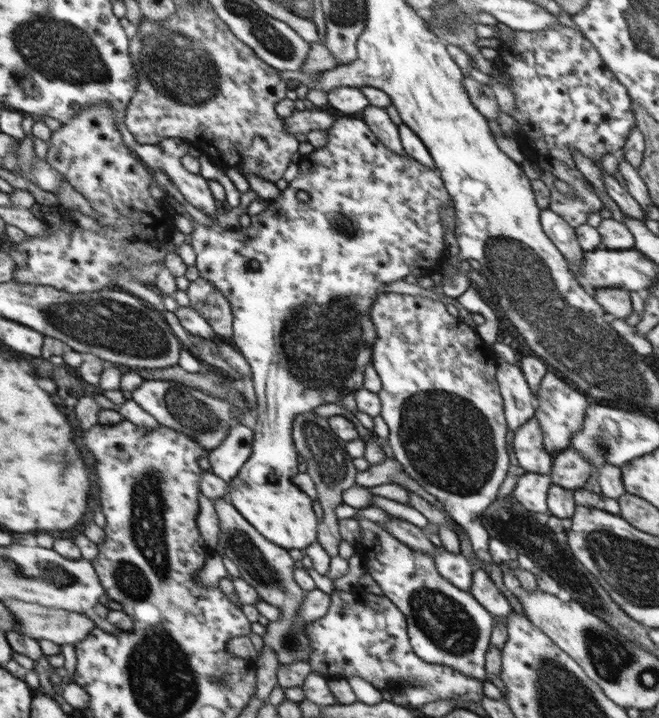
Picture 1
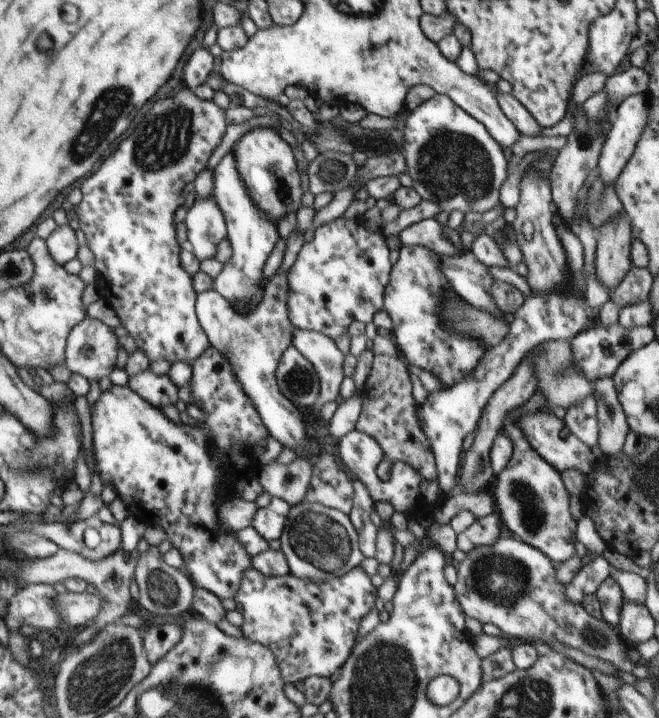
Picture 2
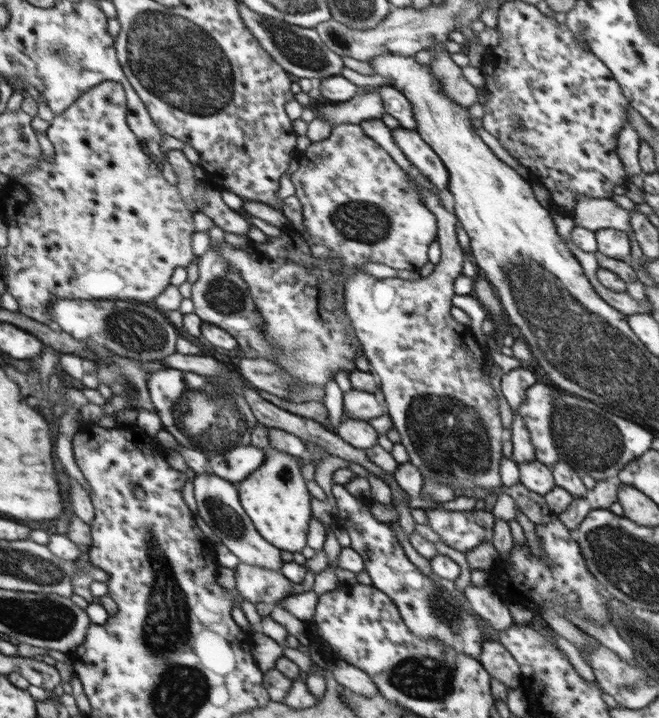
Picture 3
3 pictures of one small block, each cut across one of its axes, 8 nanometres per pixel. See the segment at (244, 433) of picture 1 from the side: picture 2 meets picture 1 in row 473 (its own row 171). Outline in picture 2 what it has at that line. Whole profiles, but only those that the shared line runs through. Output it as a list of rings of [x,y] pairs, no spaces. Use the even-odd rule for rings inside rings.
[[[230,151],[226,154],[220,163],[214,167],[214,190],[212,195],[216,204],[220,206],[224,218],[226,218],[227,238],[233,248],[233,255],[228,262],[223,264],[222,271],[215,278],[213,289],[218,291],[228,302],[234,306],[236,302],[246,302],[248,304],[248,312],[244,316],[248,316],[250,312],[262,302],[264,298],[264,288],[262,288],[262,280],[264,280],[264,264],[270,256],[276,242],[278,242],[277,223],[270,220],[250,198],[248,190],[246,190],[245,182],[242,182],[238,170],[236,170],[236,160],[234,153]]]

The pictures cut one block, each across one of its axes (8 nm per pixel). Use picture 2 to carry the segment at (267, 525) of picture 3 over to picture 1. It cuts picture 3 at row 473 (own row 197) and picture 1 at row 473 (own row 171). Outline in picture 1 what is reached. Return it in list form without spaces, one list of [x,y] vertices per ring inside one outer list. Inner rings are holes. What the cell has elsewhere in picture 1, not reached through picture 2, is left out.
[[[342,115],[327,130],[328,140],[326,146],[315,149],[309,154],[301,155],[298,165],[298,173],[295,178],[289,182],[288,188],[281,192],[277,200],[268,200],[268,206],[264,206],[264,211],[256,215],[250,215],[251,225],[244,227],[239,231],[225,233],[224,229],[218,224],[204,225],[198,223],[192,215],[188,214],[183,205],[178,205],[172,195],[166,194],[164,202],[173,206],[177,214],[188,218],[194,226],[194,231],[190,233],[190,244],[196,253],[196,268],[199,270],[199,276],[212,282],[224,296],[226,296],[230,306],[232,306],[232,344],[240,354],[246,358],[248,366],[252,368],[252,380],[258,405],[256,414],[258,415],[253,434],[253,450],[248,461],[243,465],[238,475],[229,482],[230,485],[230,504],[240,511],[245,520],[254,526],[257,532],[268,539],[270,542],[281,546],[286,550],[304,551],[312,542],[317,541],[317,531],[319,521],[312,507],[312,499],[302,489],[300,489],[292,478],[296,476],[299,463],[297,462],[297,451],[295,450],[294,440],[292,438],[292,424],[294,418],[300,414],[314,411],[317,407],[324,404],[336,403],[342,401],[349,395],[356,395],[356,392],[364,389],[364,372],[367,364],[372,362],[372,348],[376,342],[376,329],[370,319],[370,310],[374,300],[378,298],[378,288],[382,284],[390,284],[395,280],[414,279],[419,276],[431,276],[434,273],[441,273],[441,265],[447,259],[444,253],[444,228],[440,220],[440,206],[445,203],[451,203],[449,193],[444,187],[440,171],[436,168],[430,169],[421,165],[420,162],[410,155],[398,155],[394,151],[380,143],[370,127],[357,116]],[[304,191],[310,196],[307,202],[301,202],[297,198],[297,192]]]

